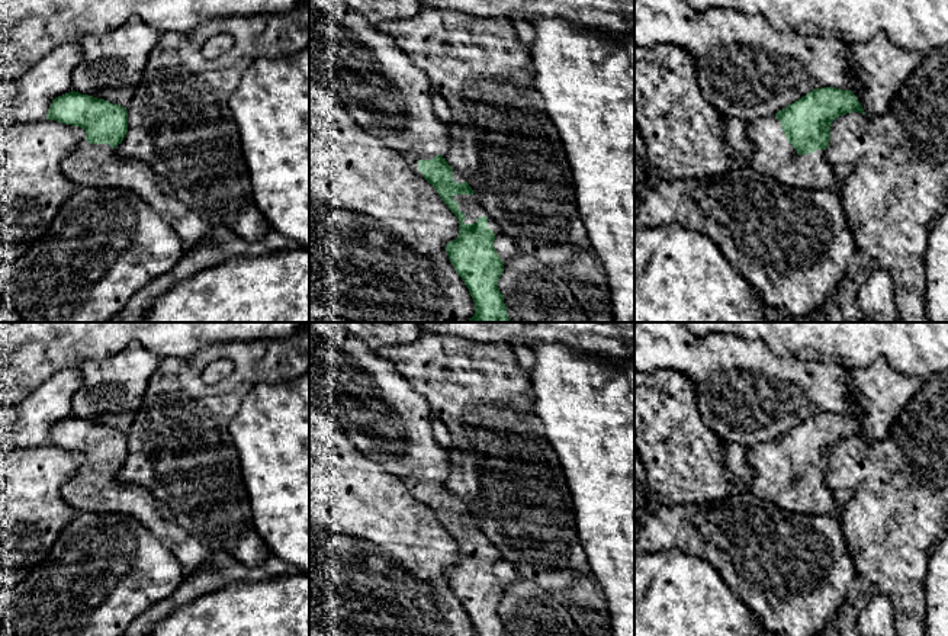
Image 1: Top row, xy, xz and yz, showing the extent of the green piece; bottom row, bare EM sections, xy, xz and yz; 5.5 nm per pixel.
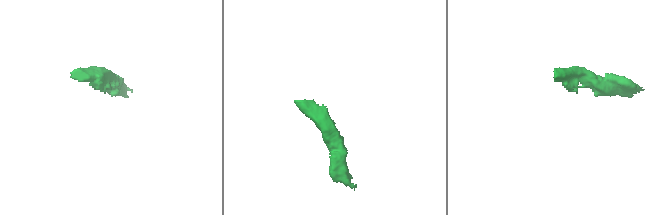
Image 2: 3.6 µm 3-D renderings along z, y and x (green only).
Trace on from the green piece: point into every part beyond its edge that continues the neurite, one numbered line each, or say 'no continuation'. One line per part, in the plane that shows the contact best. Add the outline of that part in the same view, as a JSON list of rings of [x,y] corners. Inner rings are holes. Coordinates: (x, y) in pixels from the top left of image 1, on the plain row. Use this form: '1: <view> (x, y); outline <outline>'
1: xz (469, 530); outline [[[454,520],[453,526],[457,527],[459,536],[465,539],[463,549],[476,549],[481,542],[488,543],[488,553],[494,556],[495,562],[501,559],[501,555],[495,545],[482,533],[478,521],[473,520]]]

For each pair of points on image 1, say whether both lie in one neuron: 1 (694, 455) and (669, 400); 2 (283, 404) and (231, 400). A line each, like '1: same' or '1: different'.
1: same
2: different

